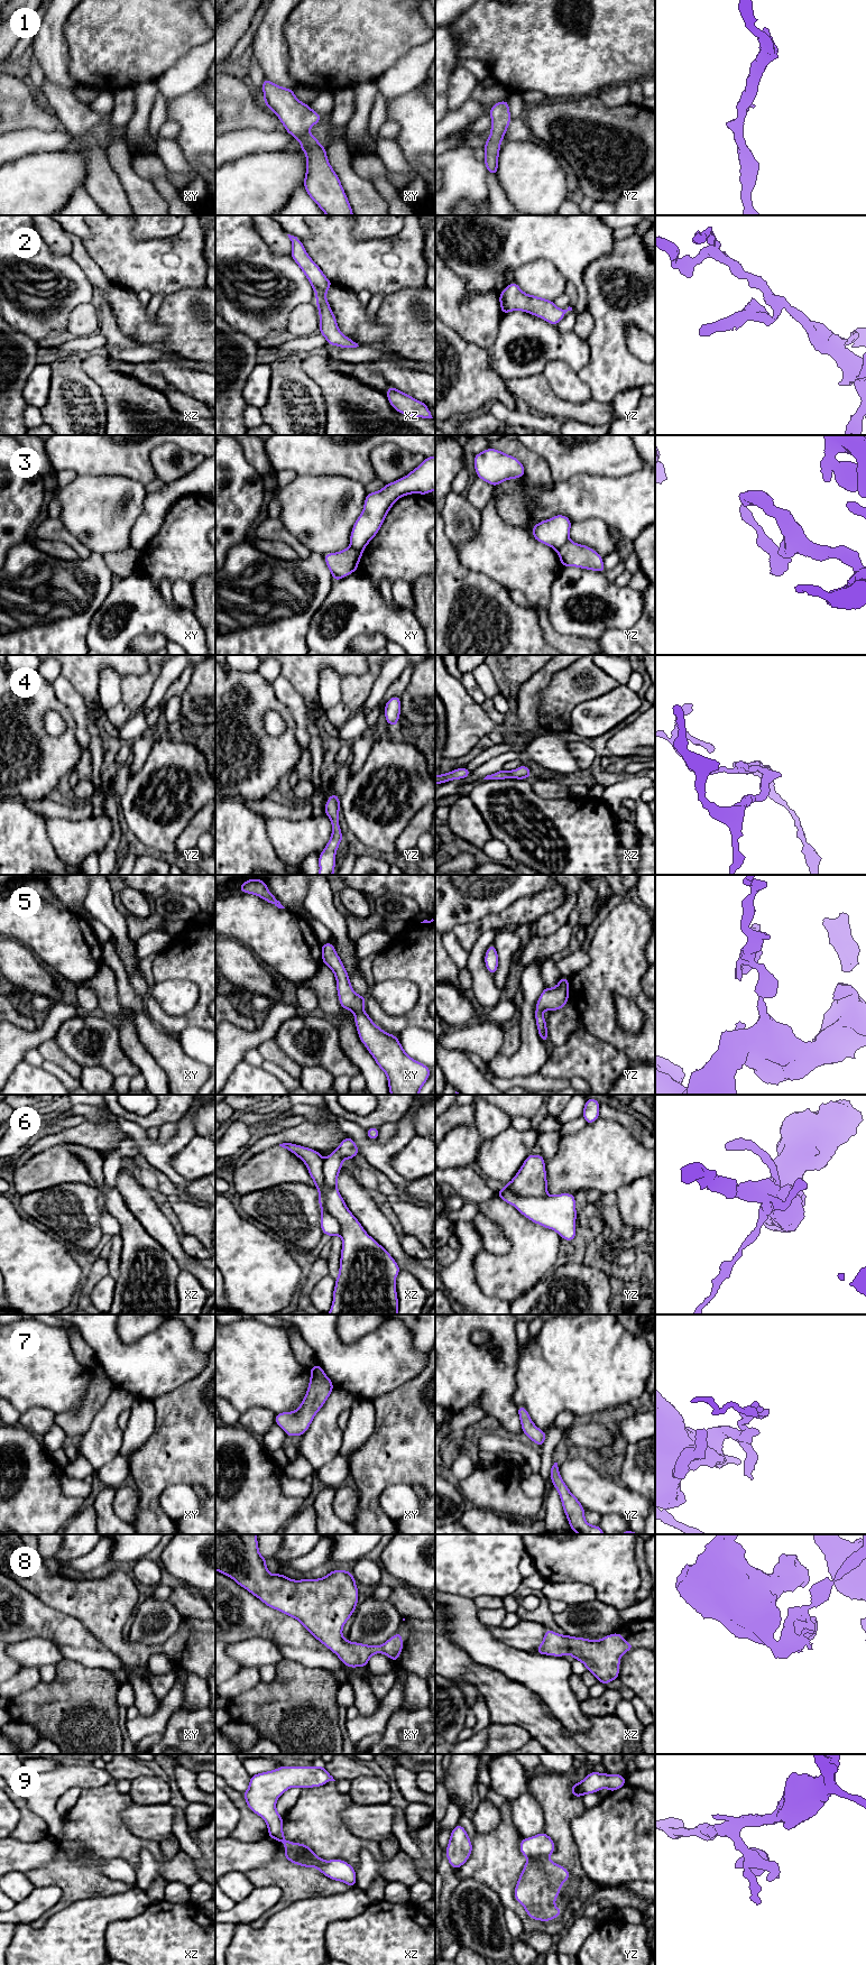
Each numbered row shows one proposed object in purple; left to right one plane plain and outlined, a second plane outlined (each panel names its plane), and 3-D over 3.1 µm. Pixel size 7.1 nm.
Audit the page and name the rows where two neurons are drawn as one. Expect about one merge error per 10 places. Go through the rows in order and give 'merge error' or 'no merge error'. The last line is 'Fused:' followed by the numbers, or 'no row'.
1: no merge error
2: no merge error
3: merge error
4: no merge error
5: no merge error
6: merge error
7: no merge error
8: no merge error
9: merge error
Fused: 3, 6, 9

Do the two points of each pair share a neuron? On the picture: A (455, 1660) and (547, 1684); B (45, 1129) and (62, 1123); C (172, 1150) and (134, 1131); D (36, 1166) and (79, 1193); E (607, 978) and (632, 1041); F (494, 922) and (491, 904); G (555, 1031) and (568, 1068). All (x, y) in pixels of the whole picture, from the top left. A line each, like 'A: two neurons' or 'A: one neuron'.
A: two neurons
B: one neuron
C: one neuron
D: two neurons
E: one neuron
F: two neurons
G: two neurons

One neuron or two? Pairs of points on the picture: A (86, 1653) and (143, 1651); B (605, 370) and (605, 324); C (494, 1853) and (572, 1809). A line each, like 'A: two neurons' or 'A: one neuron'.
A: two neurons
B: one neuron
C: one neuron

